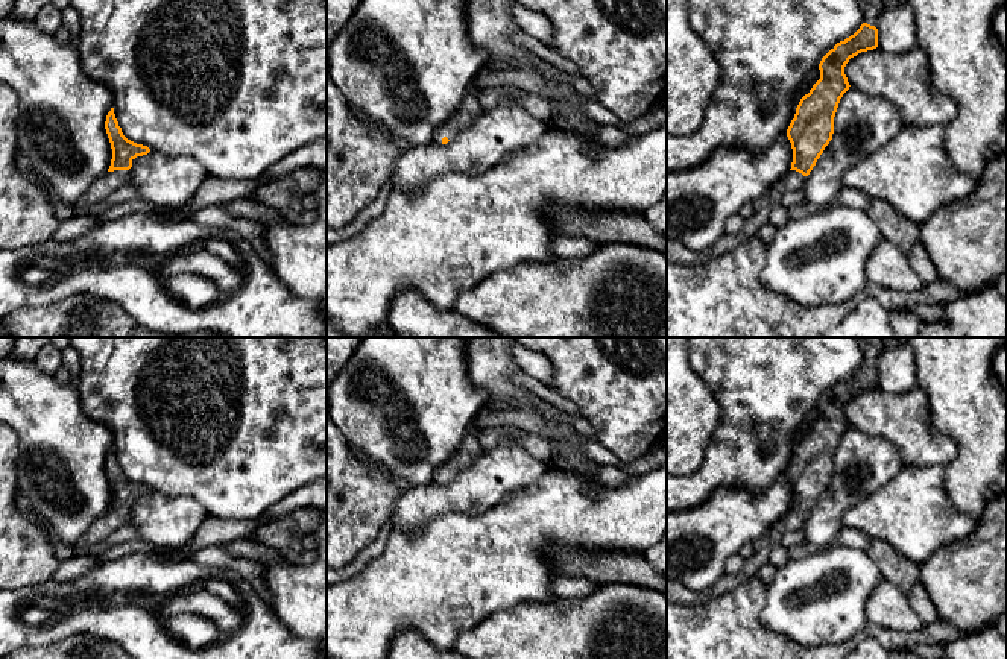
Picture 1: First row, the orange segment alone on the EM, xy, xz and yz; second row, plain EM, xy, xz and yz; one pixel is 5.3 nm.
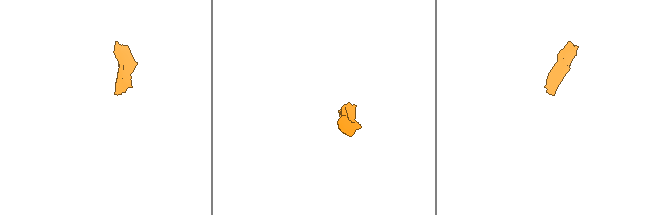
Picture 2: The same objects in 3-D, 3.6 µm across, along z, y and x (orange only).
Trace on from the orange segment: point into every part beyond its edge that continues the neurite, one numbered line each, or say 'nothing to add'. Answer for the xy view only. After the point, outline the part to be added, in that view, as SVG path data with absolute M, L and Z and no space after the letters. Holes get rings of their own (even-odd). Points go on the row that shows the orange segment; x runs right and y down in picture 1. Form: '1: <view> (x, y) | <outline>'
1: xy (102, 187) | M114 170L97 178L76 203L76 216L87 214L94 205L103 202L111 193L128 184L129 170Z

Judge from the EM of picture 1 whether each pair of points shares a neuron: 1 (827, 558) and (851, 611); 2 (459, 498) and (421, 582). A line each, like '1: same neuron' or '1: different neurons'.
1: same neuron
2: different neurons

